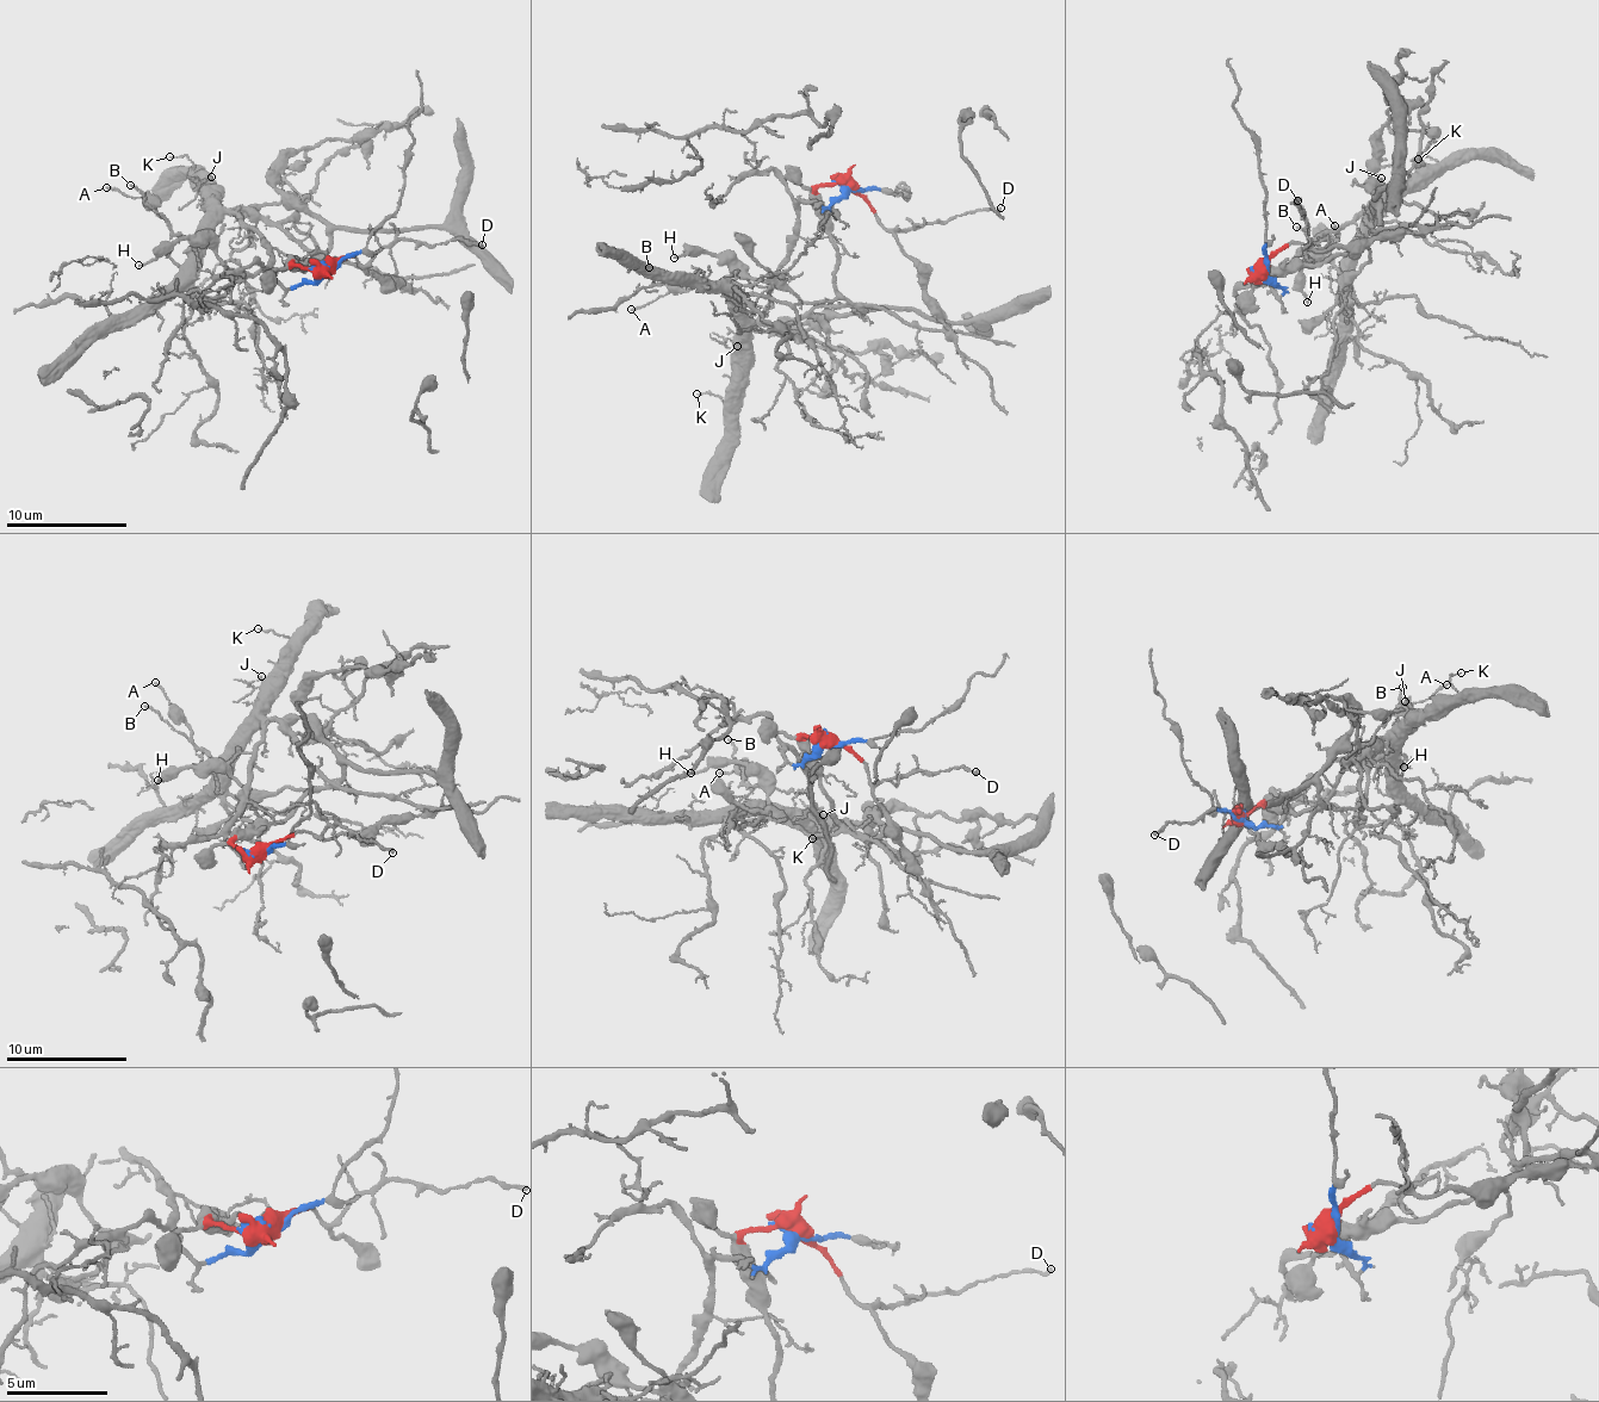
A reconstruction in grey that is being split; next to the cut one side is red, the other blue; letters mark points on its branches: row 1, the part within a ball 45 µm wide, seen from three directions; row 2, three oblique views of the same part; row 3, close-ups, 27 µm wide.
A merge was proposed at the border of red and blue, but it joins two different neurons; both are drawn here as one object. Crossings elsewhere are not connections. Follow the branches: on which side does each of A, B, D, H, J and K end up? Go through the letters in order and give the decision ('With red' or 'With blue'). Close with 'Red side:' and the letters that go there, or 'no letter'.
A: With red
B: With red
D: With red
H: With red
J: With blue
K: With blue
Red side: A, B, D, H

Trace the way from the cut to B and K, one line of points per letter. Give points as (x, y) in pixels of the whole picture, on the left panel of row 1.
B: (326, 273), (289, 268), (305, 268), (299, 261), (231, 273), (210, 248), (168, 227), (130, 185)
K: (326, 273), (284, 287), (265, 237), (218, 210), (211, 181), (185, 156), (169, 156)

